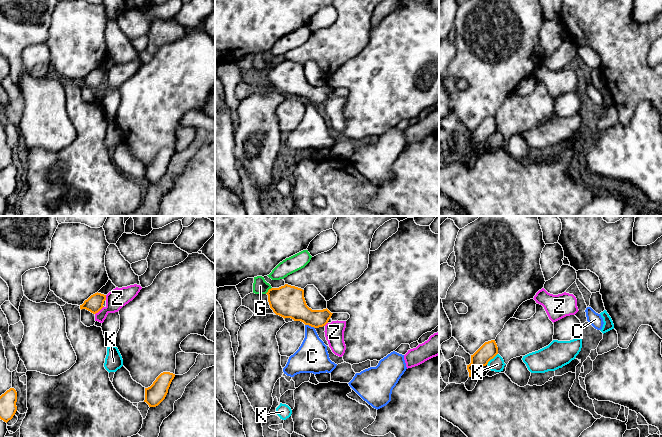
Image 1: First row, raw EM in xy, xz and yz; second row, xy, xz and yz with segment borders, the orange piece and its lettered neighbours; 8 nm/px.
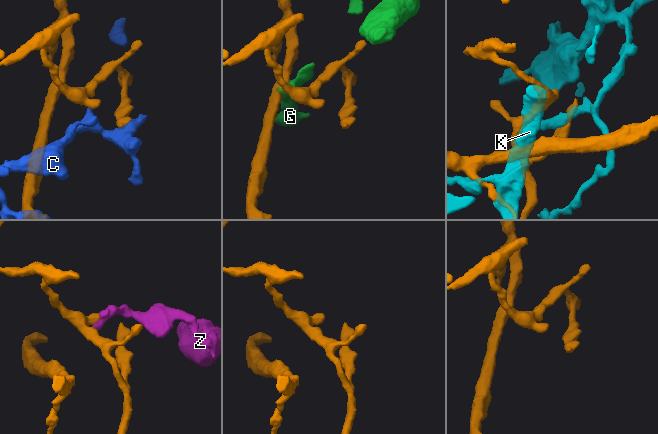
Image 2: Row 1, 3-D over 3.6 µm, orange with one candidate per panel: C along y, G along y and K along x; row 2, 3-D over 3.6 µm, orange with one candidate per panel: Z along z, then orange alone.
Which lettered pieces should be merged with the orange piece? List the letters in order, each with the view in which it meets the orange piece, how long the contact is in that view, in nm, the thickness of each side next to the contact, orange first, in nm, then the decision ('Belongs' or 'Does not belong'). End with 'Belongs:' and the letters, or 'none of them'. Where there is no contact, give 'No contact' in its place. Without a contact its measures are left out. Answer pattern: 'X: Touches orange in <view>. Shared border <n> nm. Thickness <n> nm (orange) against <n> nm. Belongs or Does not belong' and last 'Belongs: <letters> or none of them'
C: Touches orange in xz. Shared border 90 nm. Thickness 260 nm (orange) against 260 nm. Does not belong
G: Touches orange in xz. Shared border 80 nm. Thickness 260 nm (orange) against 120 nm. Does not belong
K: Touches orange in yz. Shared border 130 nm. Thickness 140 nm (orange) against 120 nm. Does not belong
Z: Touches orange in xy. Shared border 100 nm. Thickness 140 nm (orange) against 160 nm. Does not belong
Belongs: none of them

